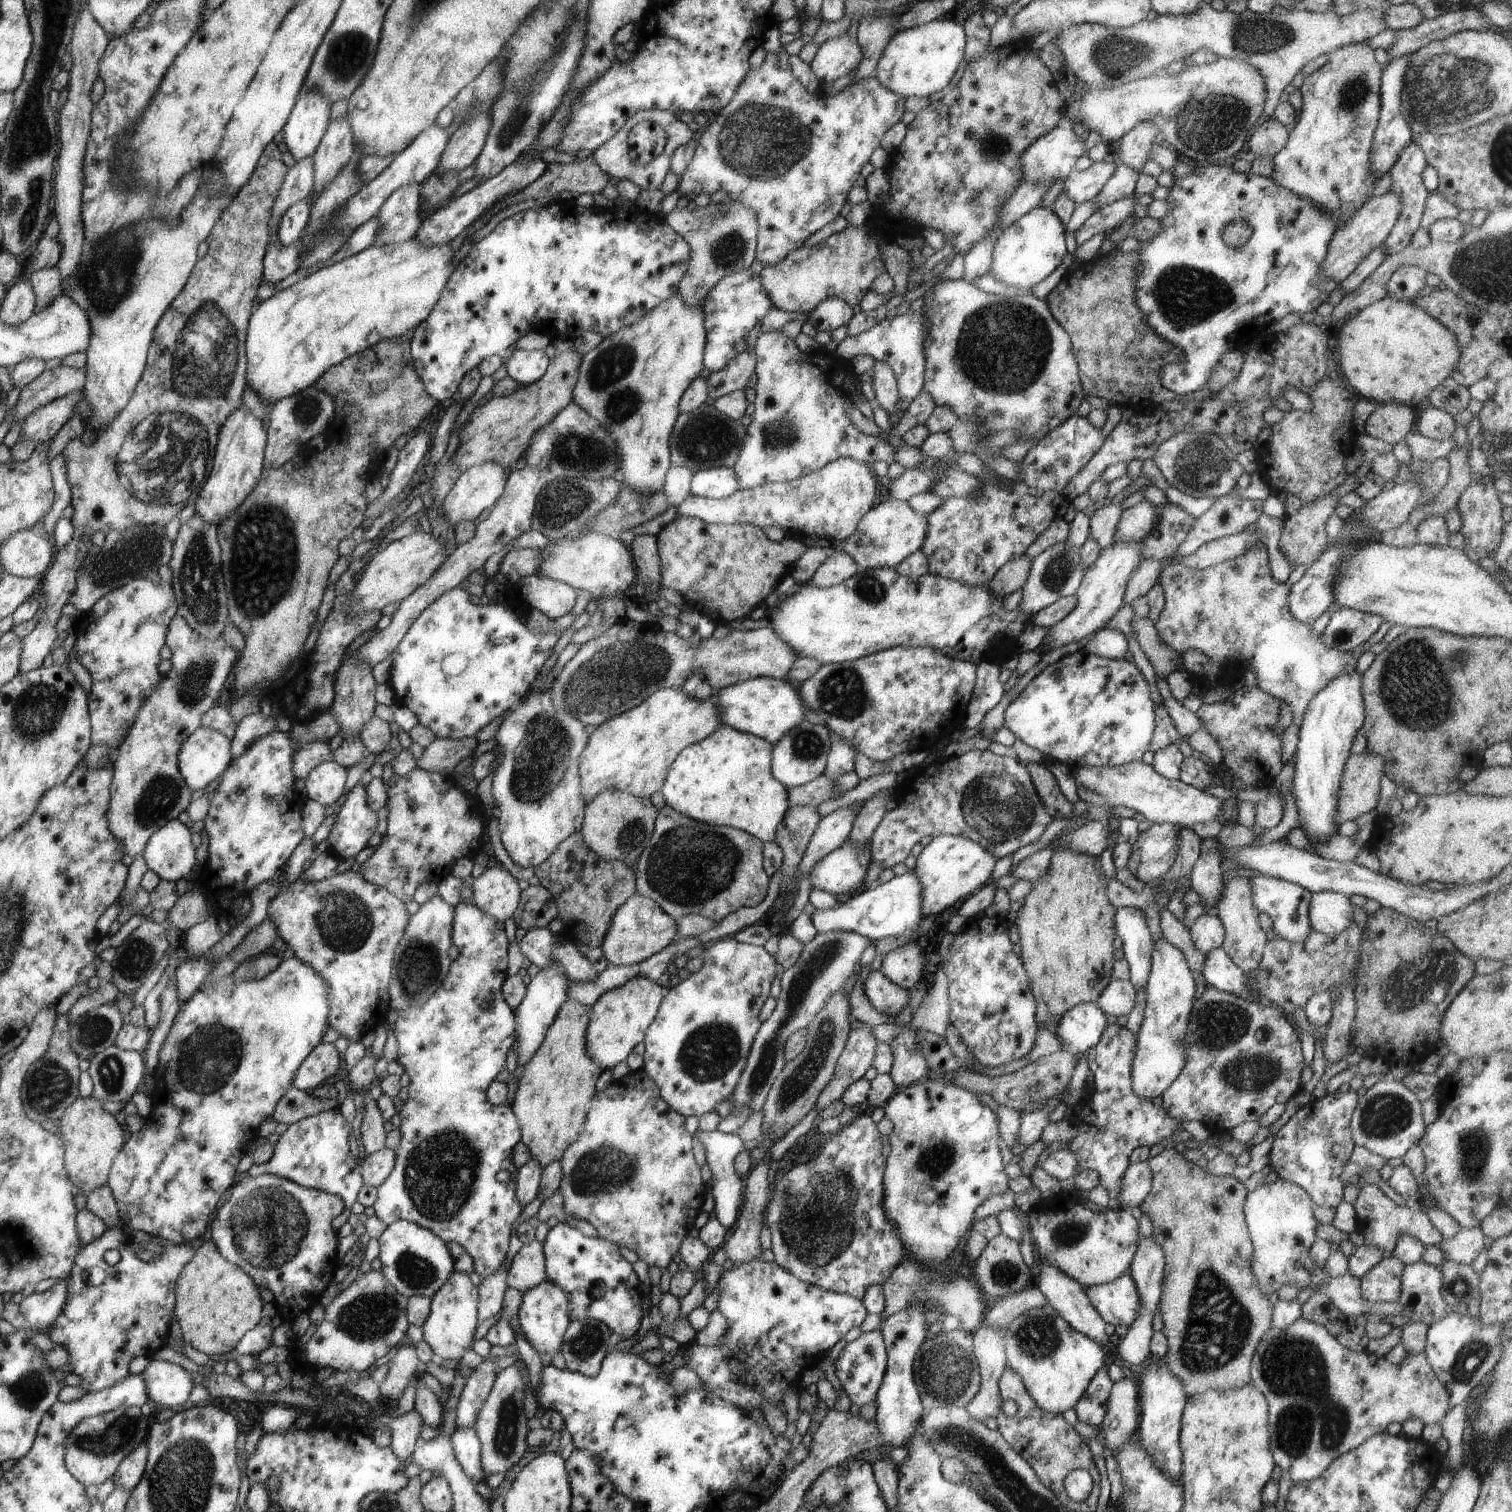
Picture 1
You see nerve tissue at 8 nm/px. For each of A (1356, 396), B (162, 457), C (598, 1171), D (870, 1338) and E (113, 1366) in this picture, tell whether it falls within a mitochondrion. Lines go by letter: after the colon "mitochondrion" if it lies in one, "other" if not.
A: other
B: mitochondrion
C: mitochondrion
D: other
E: other

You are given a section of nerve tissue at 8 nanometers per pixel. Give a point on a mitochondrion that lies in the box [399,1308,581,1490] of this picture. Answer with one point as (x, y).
(506, 1433)

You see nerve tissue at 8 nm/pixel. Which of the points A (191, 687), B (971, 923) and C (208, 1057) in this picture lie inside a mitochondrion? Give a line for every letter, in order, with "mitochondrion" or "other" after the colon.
A: mitochondrion
B: other
C: mitochondrion

